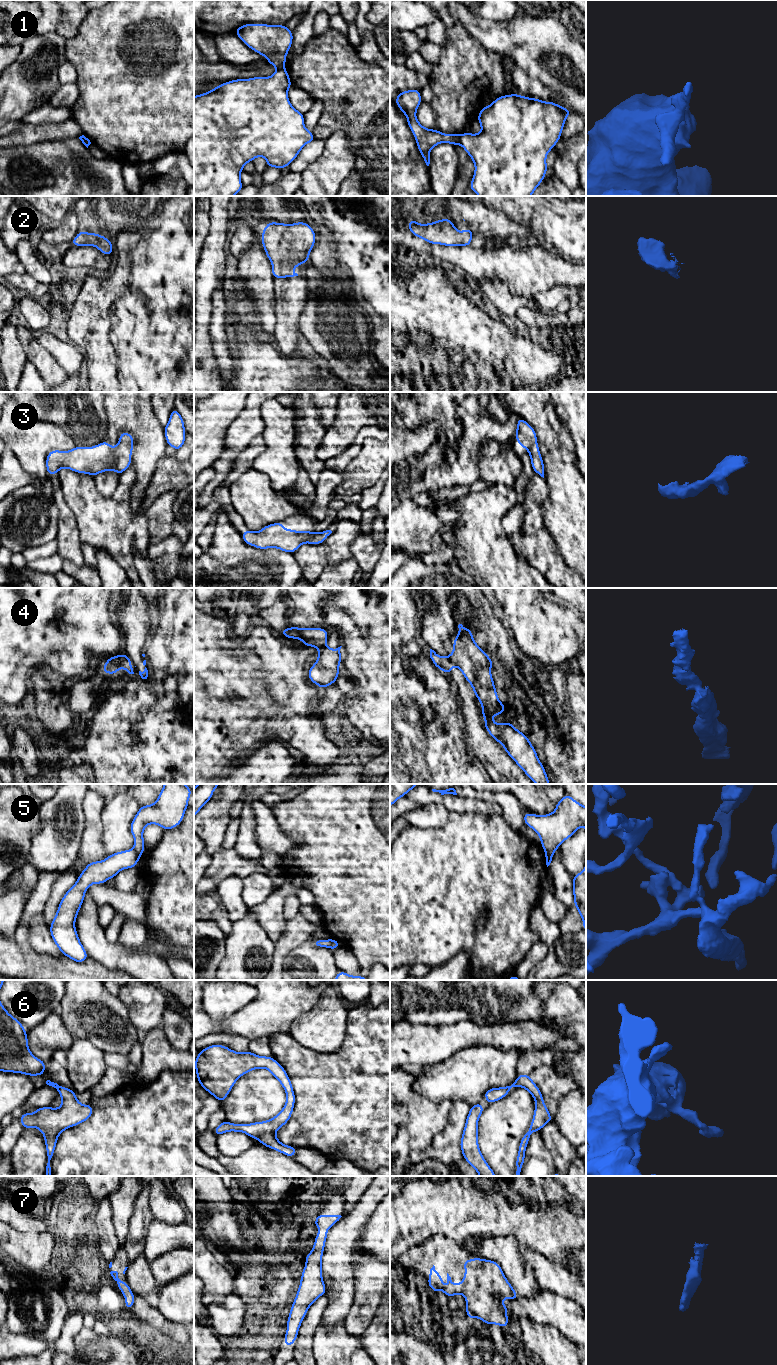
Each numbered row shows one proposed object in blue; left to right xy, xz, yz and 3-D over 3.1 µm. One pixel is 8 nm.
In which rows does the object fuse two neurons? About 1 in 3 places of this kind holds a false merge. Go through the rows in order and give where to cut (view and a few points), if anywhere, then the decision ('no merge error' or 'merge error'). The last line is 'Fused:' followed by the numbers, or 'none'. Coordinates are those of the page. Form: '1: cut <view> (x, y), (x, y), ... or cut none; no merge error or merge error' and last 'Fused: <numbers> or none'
1: cut yz (460, 135), (457, 143); merge error
2: cut none; no merge error
3: cut none; no merge error
4: cut xz (325, 644), (319, 649); merge error
5: cut xz (332, 939), (330, 947); merge error
6: cut none; no merge error
7: cut none; no merge error
Fused: 1, 4, 5

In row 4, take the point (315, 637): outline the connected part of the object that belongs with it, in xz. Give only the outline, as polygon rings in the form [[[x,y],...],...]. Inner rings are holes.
[[[292,626],[281,630],[283,637],[300,639],[304,646],[316,647],[318,649],[326,645],[326,640],[329,635],[324,628],[298,628]]]

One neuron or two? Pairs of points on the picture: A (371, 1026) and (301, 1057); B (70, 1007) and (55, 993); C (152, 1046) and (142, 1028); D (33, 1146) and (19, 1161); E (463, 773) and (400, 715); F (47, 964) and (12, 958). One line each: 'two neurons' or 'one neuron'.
A: one neuron
B: two neurons
C: two neurons
D: one neuron
E: one neuron
F: one neuron

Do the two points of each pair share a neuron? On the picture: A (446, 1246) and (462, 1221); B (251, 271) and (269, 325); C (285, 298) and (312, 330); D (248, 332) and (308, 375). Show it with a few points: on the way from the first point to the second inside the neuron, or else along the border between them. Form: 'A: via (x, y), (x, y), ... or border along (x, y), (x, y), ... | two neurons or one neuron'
A: border along (427, 1238), (442, 1234), (454, 1239), (459, 1244) | two neurons
B: via (260, 282), (264, 311) | one neuron
C: border along (312, 295), (306, 302), (300, 315), (298, 331) | two neurons
D: via (258, 349), (284, 375), (291, 375) | one neuron

